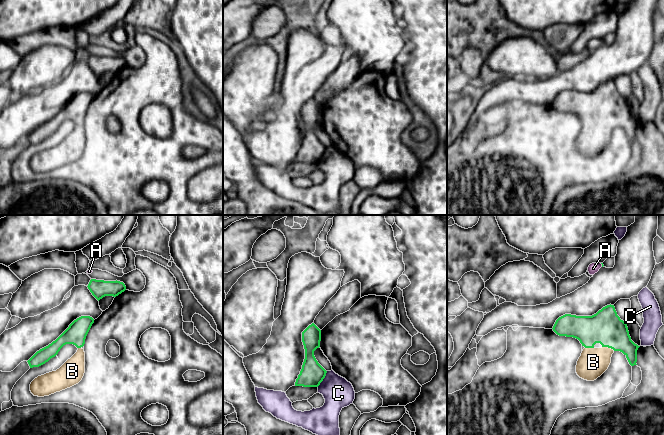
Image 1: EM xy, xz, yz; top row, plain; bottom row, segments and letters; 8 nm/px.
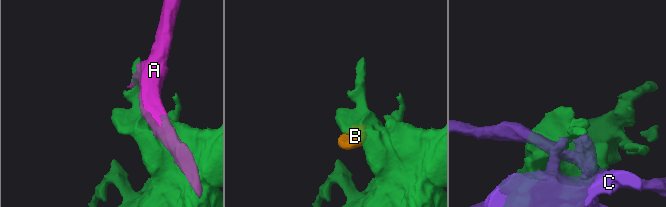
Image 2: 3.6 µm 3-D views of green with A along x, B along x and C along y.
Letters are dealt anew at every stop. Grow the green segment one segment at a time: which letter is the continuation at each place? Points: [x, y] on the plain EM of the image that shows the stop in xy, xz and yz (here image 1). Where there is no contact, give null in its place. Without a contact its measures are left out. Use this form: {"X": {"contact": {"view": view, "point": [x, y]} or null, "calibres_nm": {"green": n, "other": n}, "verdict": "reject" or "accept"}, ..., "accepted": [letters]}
{"A": {"contact": {"view": "yz", "point": [602, 41]}, "calibres_nm": {"green": 20, "other": 90}, "verdict": "reject"}, "B": {"contact": {"view": "yz", "point": [608, 123]}, "calibres_nm": {"green": 280, "other": 240}, "verdict": "accept"}, "C": {"contact": {"view": "xz", "point": [323, 154]}, "calibres_nm": {"green": 190, "other": 240}, "verdict": "reject"}, "accepted": ["B"]}

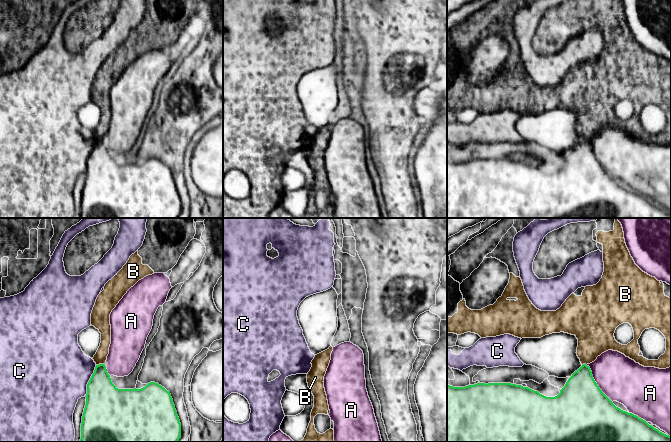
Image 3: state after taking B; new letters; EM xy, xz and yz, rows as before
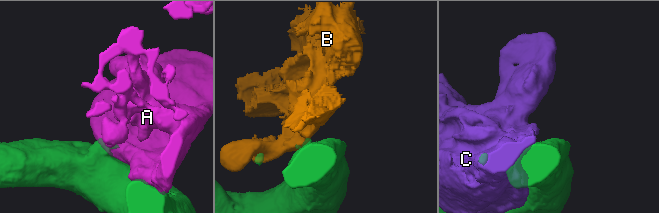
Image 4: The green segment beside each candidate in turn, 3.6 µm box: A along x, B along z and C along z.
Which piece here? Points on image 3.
{"A": {"contact": {"view": "yz", "point": [596, 159]}, "calibres_nm": {"green": 460, "other": 360}, "verdict": "reject"}, "B": {"contact": {"view": "xy", "point": [100, 140]}, "calibres_nm": {"green": 260, "other": 100}, "verdict": "reject"}, "C": {"contact": {"view": "xy", "point": [89, 157]}, "calibres_nm": {"green": 340, "other": 480}, "verdict": "reject"}, "accepted": []}

